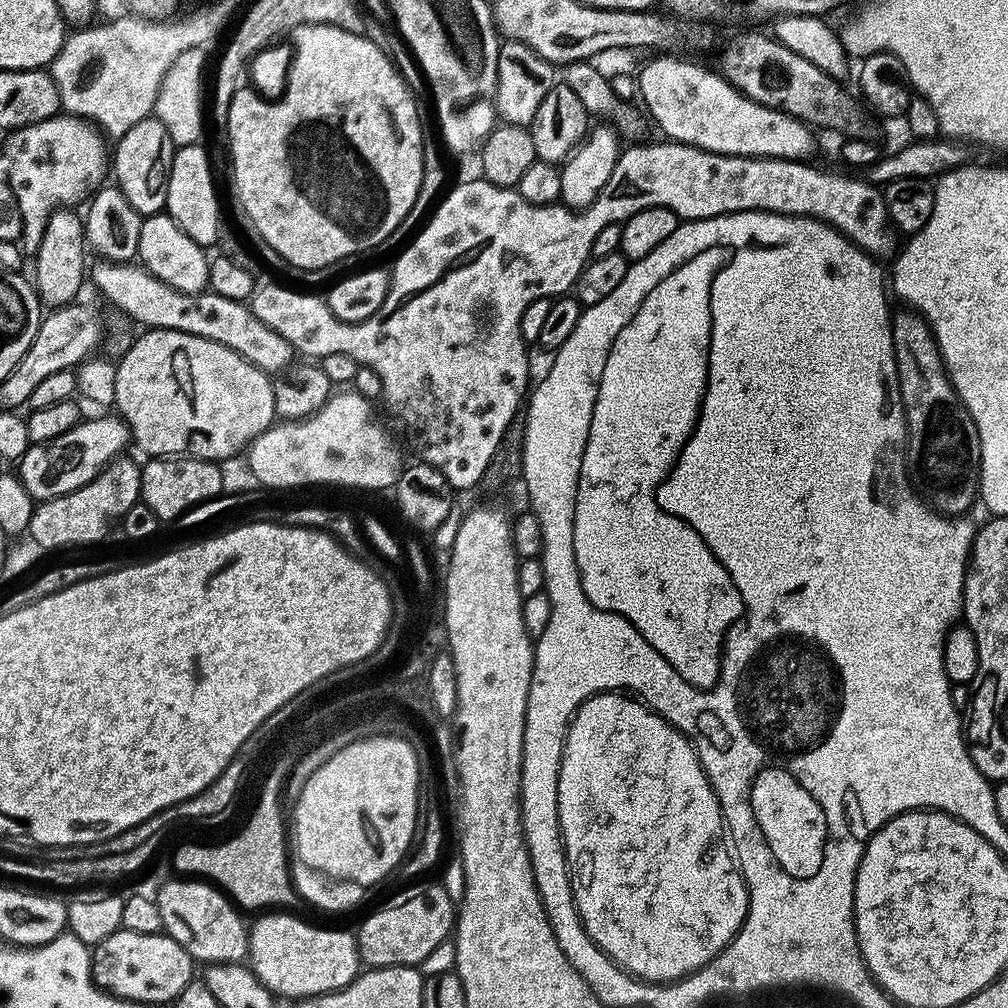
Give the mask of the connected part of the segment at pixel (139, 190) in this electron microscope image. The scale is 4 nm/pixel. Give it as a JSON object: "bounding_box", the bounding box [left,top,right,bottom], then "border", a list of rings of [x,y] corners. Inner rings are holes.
{"bounding_box":[110,118,177,217],"border":[[[147,118],[131,126],[120,140],[115,141],[110,168],[116,171],[115,187],[126,194],[126,202],[138,210],[140,217],[154,216],[165,211],[168,202],[168,175],[177,146],[167,133],[166,126],[155,118]]]}

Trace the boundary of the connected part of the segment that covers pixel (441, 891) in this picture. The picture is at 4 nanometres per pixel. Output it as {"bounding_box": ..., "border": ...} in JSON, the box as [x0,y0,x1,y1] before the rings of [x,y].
{"bounding_box":[355,882,454,968],"border":[[[416,882],[413,888],[408,888],[404,892],[404,900],[396,900],[393,904],[384,904],[381,906],[377,912],[372,912],[364,921],[360,924],[360,932],[355,933],[356,947],[360,949],[360,959],[365,965],[374,968],[389,968],[390,966],[402,966],[403,964],[409,966],[419,966],[423,960],[425,960],[428,955],[434,949],[442,943],[445,943],[453,935],[454,932],[454,902],[450,898],[447,888],[444,887],[443,883],[436,882],[436,884],[420,884],[424,882]]]}

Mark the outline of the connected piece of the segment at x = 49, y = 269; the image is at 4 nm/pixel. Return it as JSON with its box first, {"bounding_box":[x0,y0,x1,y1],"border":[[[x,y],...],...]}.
{"bounding_box":[34,206,86,309],"border":[[[61,206],[53,211],[48,225],[44,228],[42,242],[34,257],[36,263],[36,294],[49,309],[60,308],[63,304],[71,304],[77,299],[80,287],[86,284],[86,264],[84,268],[84,221],[81,213],[76,213],[68,206]]]}

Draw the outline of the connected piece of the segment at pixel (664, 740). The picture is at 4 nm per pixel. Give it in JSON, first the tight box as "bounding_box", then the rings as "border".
{"bounding_box":[558,691,748,984],"border":[[[619,691],[598,692],[586,702],[582,702],[580,707],[576,709],[576,713],[573,714],[571,722],[568,723],[568,733],[564,735],[564,753],[560,759],[560,773],[558,774],[558,818],[560,819],[560,835],[564,837],[564,853],[568,859],[568,870],[572,874],[572,893],[574,894],[574,902],[576,903],[578,914],[584,923],[586,934],[613,960],[615,964],[620,965],[625,972],[632,973],[633,977],[653,984],[666,984],[674,980],[683,980],[685,976],[689,976],[690,973],[696,972],[702,965],[709,964],[711,960],[716,956],[719,956],[720,951],[736,937],[738,930],[744,925],[744,920],[748,917],[748,887],[744,885],[744,877],[740,875],[740,870],[734,859],[733,853],[726,843],[726,825],[724,816],[720,812],[720,803],[714,794],[712,784],[708,780],[708,775],[704,773],[704,768],[700,764],[698,754],[691,742],[688,741],[688,738],[679,732],[671,722],[661,718],[658,713],[652,711],[643,700],[637,698],[635,695],[621,694]]]}

